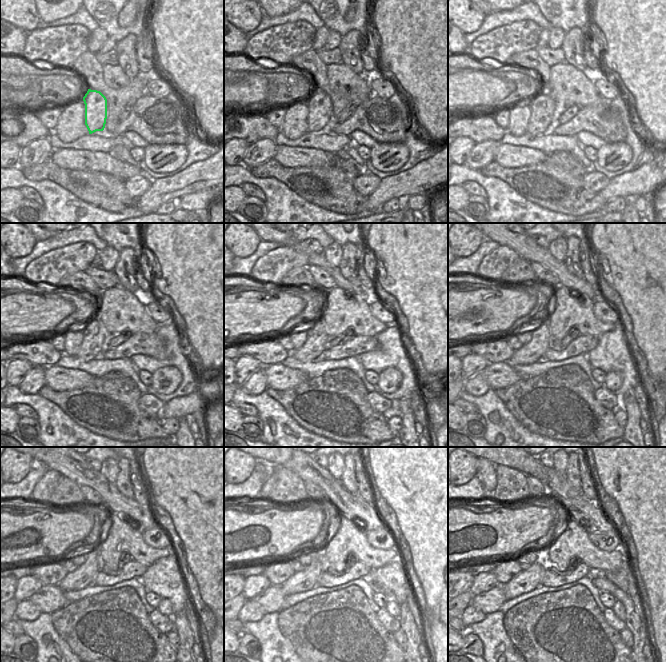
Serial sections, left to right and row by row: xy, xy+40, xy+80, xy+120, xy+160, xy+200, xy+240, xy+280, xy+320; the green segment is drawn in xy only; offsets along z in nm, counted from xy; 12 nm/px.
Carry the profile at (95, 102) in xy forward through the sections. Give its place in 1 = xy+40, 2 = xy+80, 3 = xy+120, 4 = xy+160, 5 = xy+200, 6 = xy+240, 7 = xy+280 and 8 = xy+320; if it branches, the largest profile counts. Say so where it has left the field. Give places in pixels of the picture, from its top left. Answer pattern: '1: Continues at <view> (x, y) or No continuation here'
1: Continues at xy+40 (319, 103)
2: Continues at xy+80 (542, 106)
3: Continues at xy+120 (94, 333)
4: Continues at xy+160 (316, 342)
5: Continues at xy+200 (529, 353)
6: Continues at xy+240 (79, 579)
7: Continues at xy+280 (301, 581)
8: Continues at xy+320 (526, 581)

